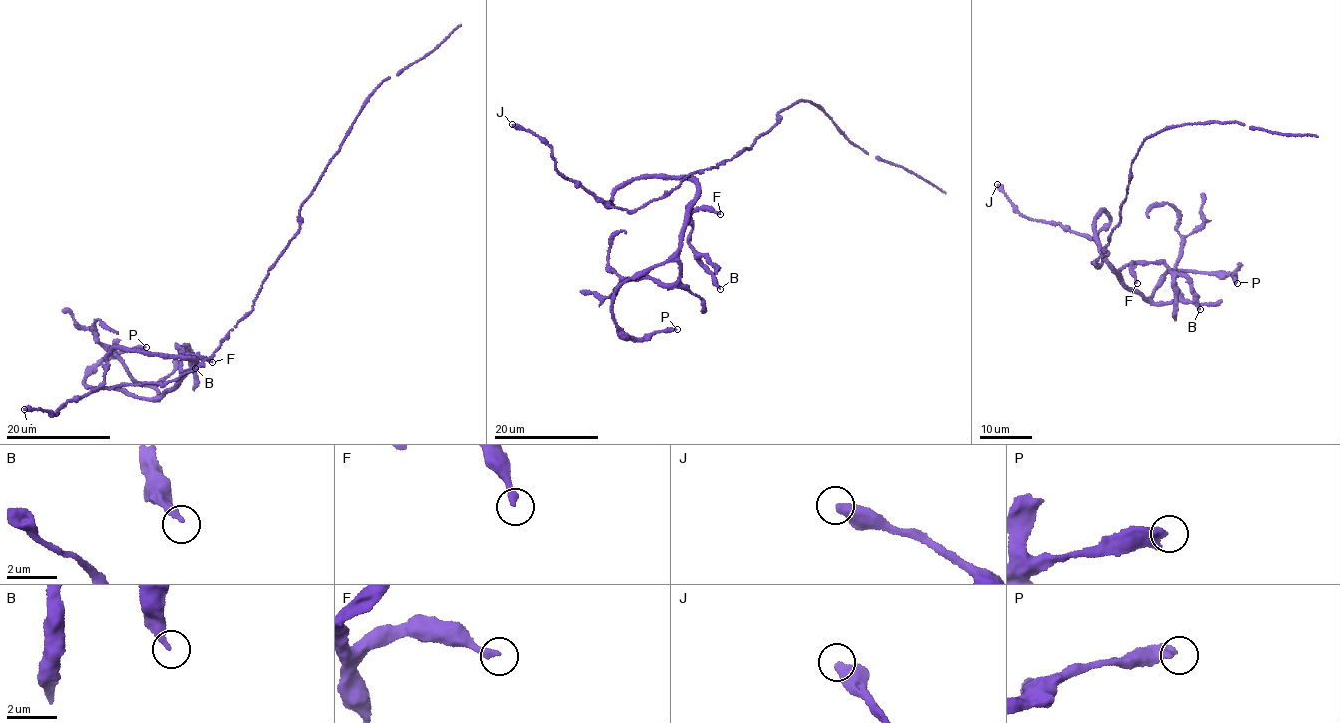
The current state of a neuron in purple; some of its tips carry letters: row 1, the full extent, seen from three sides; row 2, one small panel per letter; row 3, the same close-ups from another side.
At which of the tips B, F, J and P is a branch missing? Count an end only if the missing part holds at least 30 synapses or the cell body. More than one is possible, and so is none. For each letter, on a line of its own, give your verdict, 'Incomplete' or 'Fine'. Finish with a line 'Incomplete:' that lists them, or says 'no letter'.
B: Fine
F: Fine
J: Fine
P: Fine
Incomplete: no letter

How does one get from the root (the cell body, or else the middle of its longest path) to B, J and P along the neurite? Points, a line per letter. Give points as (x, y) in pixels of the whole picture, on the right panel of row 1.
B: (1092, 262), (1107, 254), (1102, 211), (1095, 228), (1109, 266), (1163, 262), (1200, 309)
J: (1092, 262), (1101, 266), (1101, 259), (1107, 254), (1095, 240), (1052, 221), (1025, 218), (997, 184)
P: (1092, 262), (1107, 254), (1102, 211), (1101, 254), (1143, 298), (1172, 270), (1237, 283)

